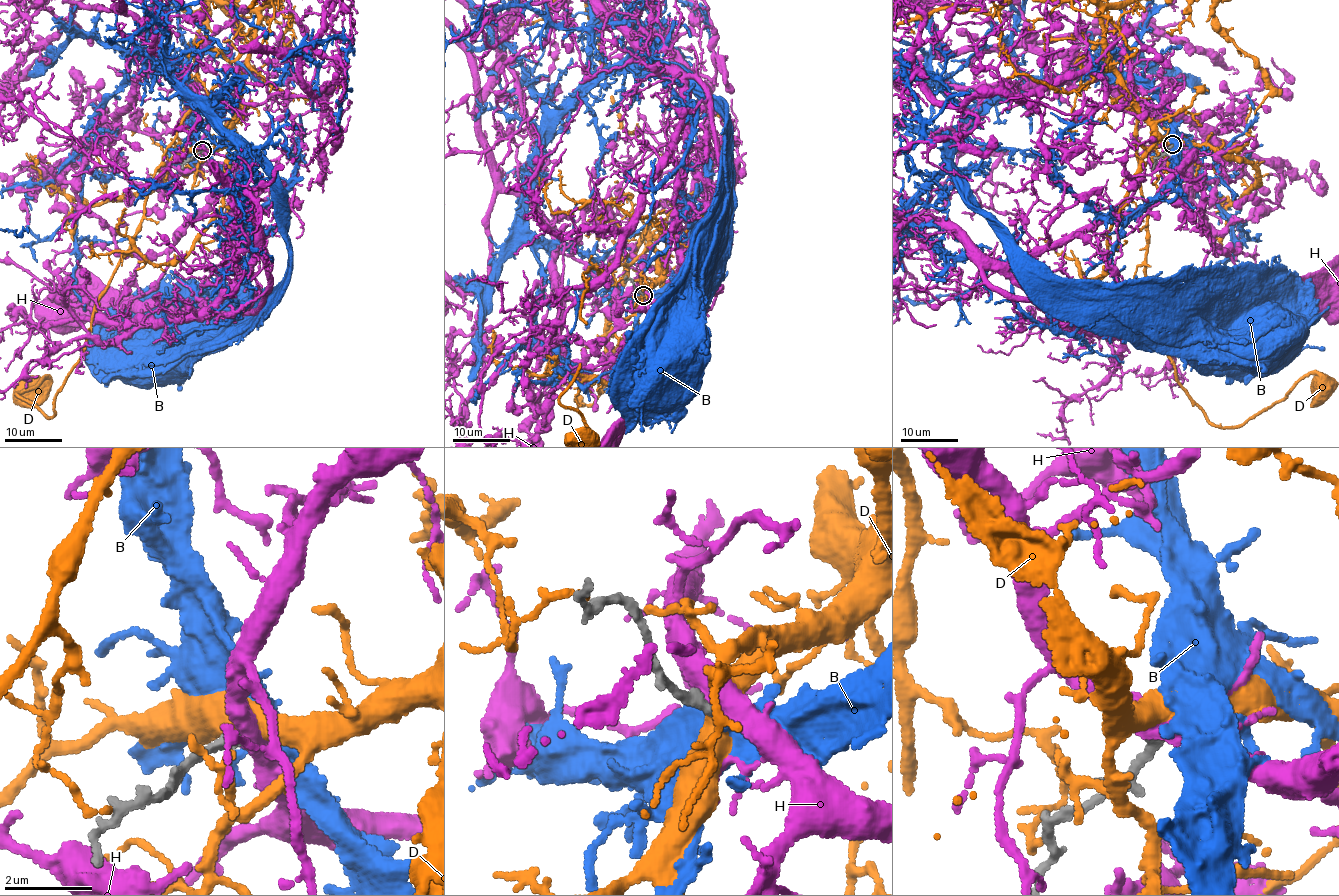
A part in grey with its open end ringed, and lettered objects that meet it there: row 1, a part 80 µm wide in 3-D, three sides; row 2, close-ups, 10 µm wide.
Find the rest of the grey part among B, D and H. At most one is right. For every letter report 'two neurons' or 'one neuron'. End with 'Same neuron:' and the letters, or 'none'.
B: one neuron
D: two neurons
H: two neurons
Same neuron: B

